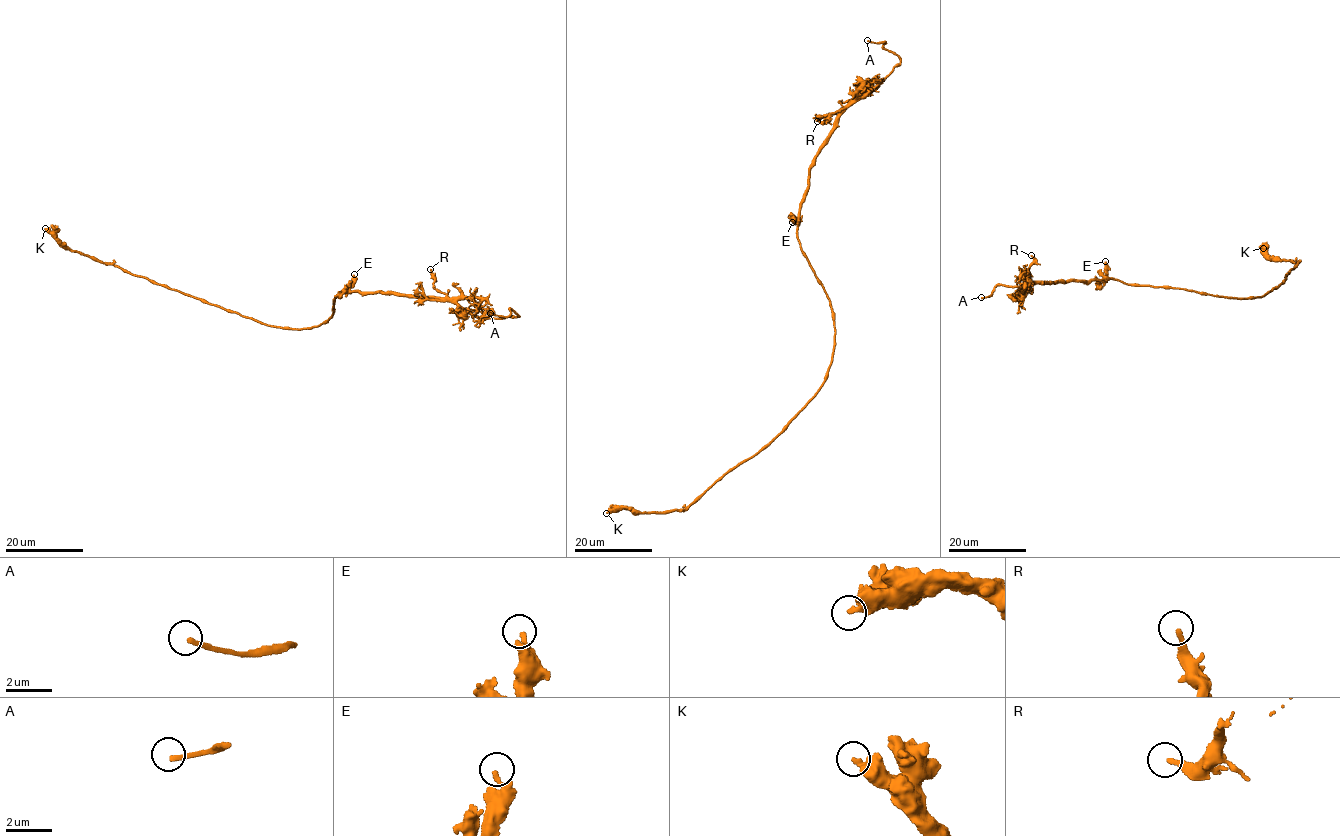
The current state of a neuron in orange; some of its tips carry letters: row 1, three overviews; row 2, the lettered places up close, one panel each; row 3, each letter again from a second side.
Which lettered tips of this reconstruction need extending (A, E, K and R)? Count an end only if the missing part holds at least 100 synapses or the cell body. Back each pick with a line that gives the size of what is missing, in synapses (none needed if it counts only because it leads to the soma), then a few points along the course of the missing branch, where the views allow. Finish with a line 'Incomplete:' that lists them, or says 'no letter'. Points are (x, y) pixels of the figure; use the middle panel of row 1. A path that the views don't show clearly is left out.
A: missing branch runs (867, 40), (836, 33), (822, 34), (811, 44), (796, 43), (779, 39), (775, 33)
Incomplete: A

